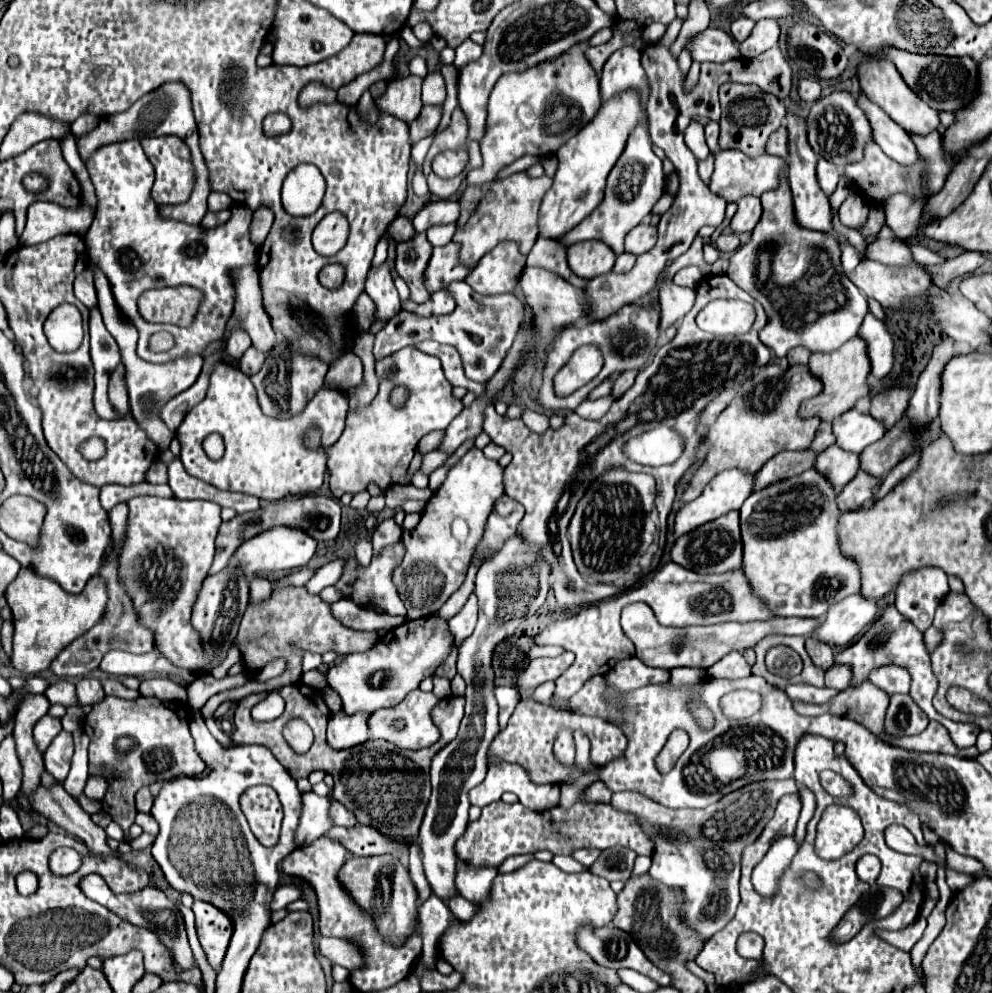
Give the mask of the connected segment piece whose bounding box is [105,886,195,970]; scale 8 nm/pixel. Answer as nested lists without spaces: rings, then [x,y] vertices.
[[[147,886],[147,888],[143,888],[143,890],[135,892],[135,894],[111,894],[111,898],[107,900],[105,906],[111,908],[111,910],[115,910],[117,914],[125,916],[125,920],[129,920],[129,922],[133,922],[137,926],[151,928],[155,932],[163,932],[163,944],[165,944],[165,948],[171,950],[173,962],[175,962],[177,970],[189,970],[189,968],[195,966],[195,958],[193,958],[193,952],[189,948],[183,916],[179,912],[179,908],[175,906],[175,902],[171,902],[165,896],[165,892]]]

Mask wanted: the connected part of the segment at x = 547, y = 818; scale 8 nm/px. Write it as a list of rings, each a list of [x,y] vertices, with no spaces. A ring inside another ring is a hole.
[[[581,790],[581,794],[579,794],[579,798],[577,798],[577,802],[575,802],[575,804],[573,804],[573,806],[571,806],[571,808],[567,808],[567,810],[565,810],[565,808],[561,808],[561,806],[557,806],[557,808],[553,808],[553,810],[543,810],[543,812],[539,812],[539,816],[537,816],[537,812],[531,812],[531,810],[529,810],[529,808],[525,808],[525,806],[519,806],[519,804],[507,804],[507,806],[505,806],[505,804],[495,804],[495,802],[493,802],[493,804],[489,804],[489,808],[487,808],[487,810],[489,810],[489,814],[485,814],[485,812],[481,812],[481,814],[483,814],[483,816],[479,816],[479,818],[477,818],[477,820],[473,820],[473,822],[469,822],[469,824],[467,824],[467,830],[465,830],[465,834],[463,834],[463,836],[459,836],[459,840],[457,840],[457,842],[455,842],[455,854],[457,854],[457,858],[459,858],[459,860],[463,860],[463,862],[465,862],[465,864],[469,864],[469,866],[493,866],[493,868],[499,868],[499,866],[501,866],[501,864],[503,864],[503,862],[505,862],[505,860],[507,860],[507,858],[509,858],[509,856],[517,856],[517,854],[535,854],[535,852],[539,852],[539,850],[549,850],[549,852],[551,852],[551,854],[571,854],[571,852],[575,852],[575,850],[581,850],[581,848],[601,848],[601,850],[607,850],[607,848],[613,848],[613,846],[625,846],[625,848],[631,848],[631,850],[633,850],[633,852],[637,852],[637,854],[643,854],[643,856],[651,856],[651,854],[653,854],[653,838],[651,838],[651,836],[649,836],[649,834],[647,834],[647,832],[645,832],[645,830],[643,830],[643,828],[641,828],[641,825],[640,825],[640,824],[641,824],[641,822],[639,822],[639,820],[638,820],[638,818],[637,818],[637,817],[636,817],[636,816],[635,816],[635,815],[633,815],[633,814],[630,814],[630,813],[623,813],[623,812],[620,812],[620,811],[619,811],[619,810],[617,810],[617,808],[613,808],[613,806],[611,806],[611,804],[603,804],[603,802],[591,802],[591,800],[587,800],[587,796],[585,796],[585,790]],[[507,818],[513,818],[513,824],[511,824],[511,826],[509,826],[509,824],[507,824]],[[491,826],[497,826],[497,834],[471,834],[471,832],[473,832],[473,830],[475,830],[475,832],[481,832],[481,830],[491,830]]]

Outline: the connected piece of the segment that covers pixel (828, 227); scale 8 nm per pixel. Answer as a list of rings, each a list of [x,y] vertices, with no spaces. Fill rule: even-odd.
[[[787,114],[787,130],[789,130],[789,174],[787,176],[789,176],[789,186],[791,186],[791,192],[793,192],[793,206],[795,206],[797,224],[801,228],[807,228],[807,230],[823,232],[823,234],[835,238],[839,244],[847,244],[847,238],[835,230],[829,200],[817,184],[817,176],[815,176],[817,156],[815,156],[815,152],[811,150],[811,146],[807,142],[807,124],[805,124],[805,120],[799,118],[797,114]]]

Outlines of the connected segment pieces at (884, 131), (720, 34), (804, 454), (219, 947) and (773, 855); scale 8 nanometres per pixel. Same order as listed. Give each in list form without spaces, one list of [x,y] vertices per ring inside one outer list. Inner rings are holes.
[[[859,96],[859,106],[863,112],[867,112],[871,128],[875,132],[875,142],[881,146],[881,150],[901,166],[913,166],[919,160],[919,154],[911,136],[907,136],[899,124],[895,124],[879,106],[869,102],[865,96]]]
[[[707,28],[705,32],[697,34],[687,48],[697,62],[729,62],[741,58],[739,44],[731,38],[731,34],[719,28]]]
[[[811,448],[805,450],[785,450],[775,454],[759,472],[755,480],[755,490],[765,488],[765,484],[773,484],[775,480],[783,480],[787,476],[795,476],[815,464],[817,454]]]
[[[199,900],[193,904],[193,912],[197,936],[207,954],[207,962],[215,972],[219,972],[231,938],[231,920],[227,920],[227,916],[223,916],[223,912],[213,904],[203,904]]]
[[[781,836],[767,856],[761,860],[761,864],[753,870],[753,886],[759,890],[761,896],[773,896],[779,876],[791,862],[791,858],[797,852],[797,840],[795,836]]]

